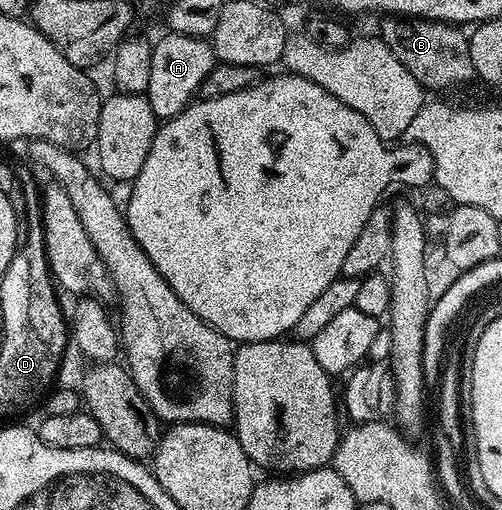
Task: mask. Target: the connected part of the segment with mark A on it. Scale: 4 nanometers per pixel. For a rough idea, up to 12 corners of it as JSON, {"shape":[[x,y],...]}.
{"shape":[[170,32],[152,44],[144,93],[165,122],[214,69],[209,39]]}

